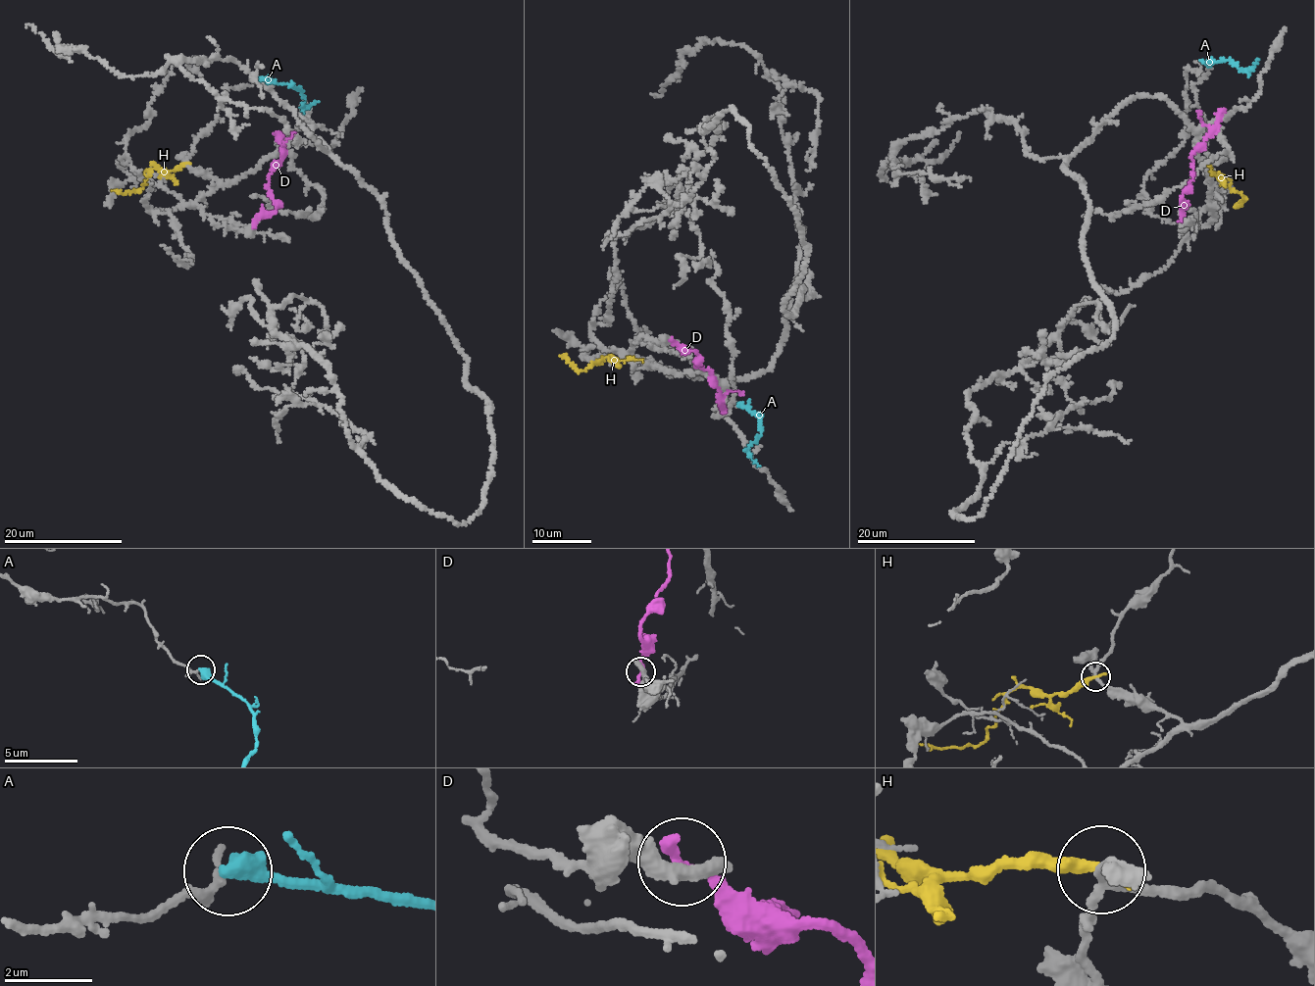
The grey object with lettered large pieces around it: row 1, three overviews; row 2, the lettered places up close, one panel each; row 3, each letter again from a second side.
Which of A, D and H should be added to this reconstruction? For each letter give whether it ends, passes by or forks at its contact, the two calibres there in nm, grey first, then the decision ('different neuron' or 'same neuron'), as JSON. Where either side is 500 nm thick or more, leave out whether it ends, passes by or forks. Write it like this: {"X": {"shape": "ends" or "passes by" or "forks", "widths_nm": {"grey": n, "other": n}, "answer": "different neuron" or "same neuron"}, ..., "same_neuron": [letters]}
{"A": {"widths_nm": {"grey": 240, "other": 550}, "answer": "different neuron"}, "D": {"widths_nm": {"grey": 550, "other": 280}, "answer": "different neuron"}, "H": {"shape": "ends", "widths_nm": {"grey": 190, "other": 320}, "answer": "different neuron"}, "same_neuron": []}

